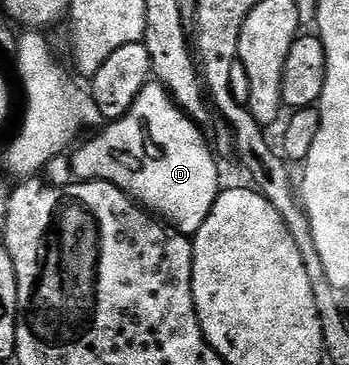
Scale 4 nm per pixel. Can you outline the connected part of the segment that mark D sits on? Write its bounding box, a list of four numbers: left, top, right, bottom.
[72,81,223,235]

